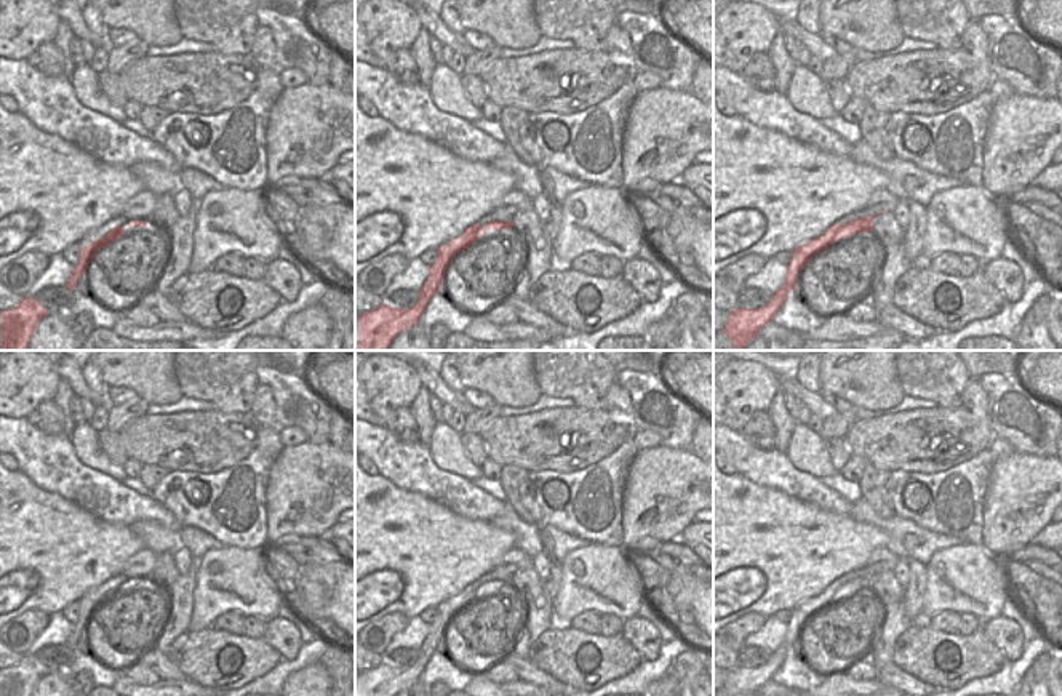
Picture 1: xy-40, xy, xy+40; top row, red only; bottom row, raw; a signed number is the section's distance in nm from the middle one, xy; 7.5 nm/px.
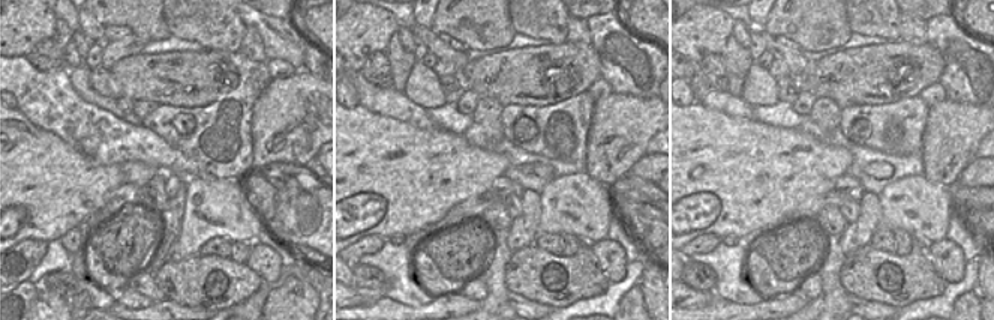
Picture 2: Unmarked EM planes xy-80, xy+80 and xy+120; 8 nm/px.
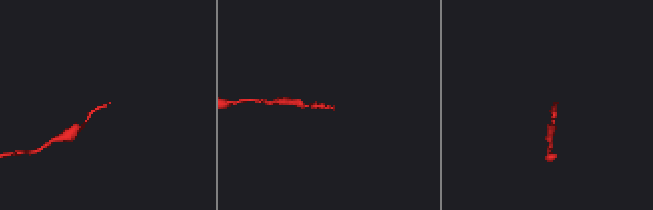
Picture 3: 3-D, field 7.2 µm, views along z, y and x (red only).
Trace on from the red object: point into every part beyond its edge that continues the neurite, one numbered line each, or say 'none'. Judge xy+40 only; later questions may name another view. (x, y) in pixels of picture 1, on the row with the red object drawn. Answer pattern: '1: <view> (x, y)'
none

